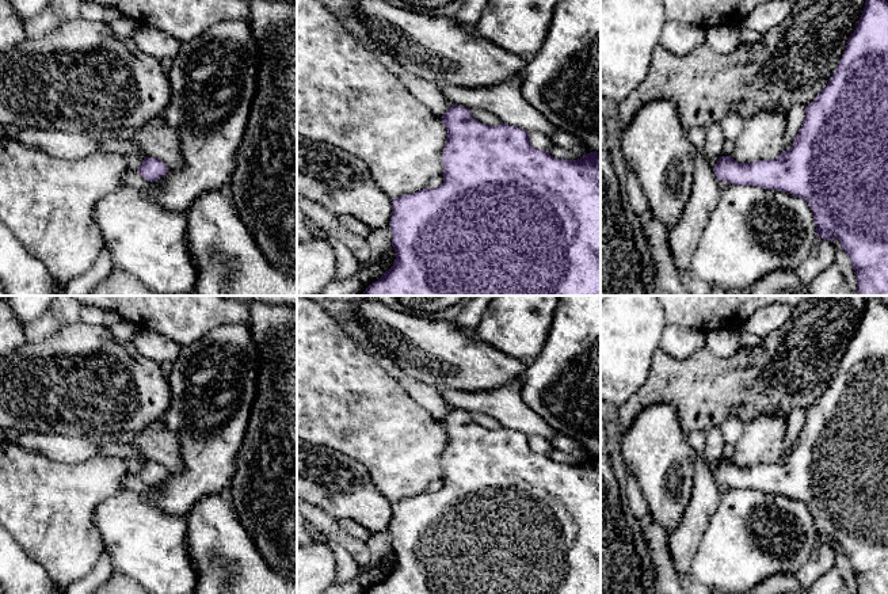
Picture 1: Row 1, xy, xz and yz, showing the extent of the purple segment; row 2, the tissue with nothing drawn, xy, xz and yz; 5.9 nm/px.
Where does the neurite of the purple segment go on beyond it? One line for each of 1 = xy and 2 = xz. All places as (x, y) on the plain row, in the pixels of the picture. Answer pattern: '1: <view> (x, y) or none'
1: none
2: none

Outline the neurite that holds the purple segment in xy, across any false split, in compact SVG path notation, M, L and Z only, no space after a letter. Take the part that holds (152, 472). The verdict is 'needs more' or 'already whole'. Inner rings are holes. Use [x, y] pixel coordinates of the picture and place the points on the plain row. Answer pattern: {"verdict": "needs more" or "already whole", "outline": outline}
{"verdict": "already whole", "outline": "M144 461L144 467L138 473L138 477L148 486L155 486L160 483L161 480L167 479L168 469L153 461Z"}

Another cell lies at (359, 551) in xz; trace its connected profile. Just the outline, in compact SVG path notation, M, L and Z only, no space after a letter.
M297 499L297 513L306 523L316 526L324 541L336 541L354 559L359 567L366 567L371 561L371 552L366 541L362 541L344 532L339 521L331 518L319 506Z

